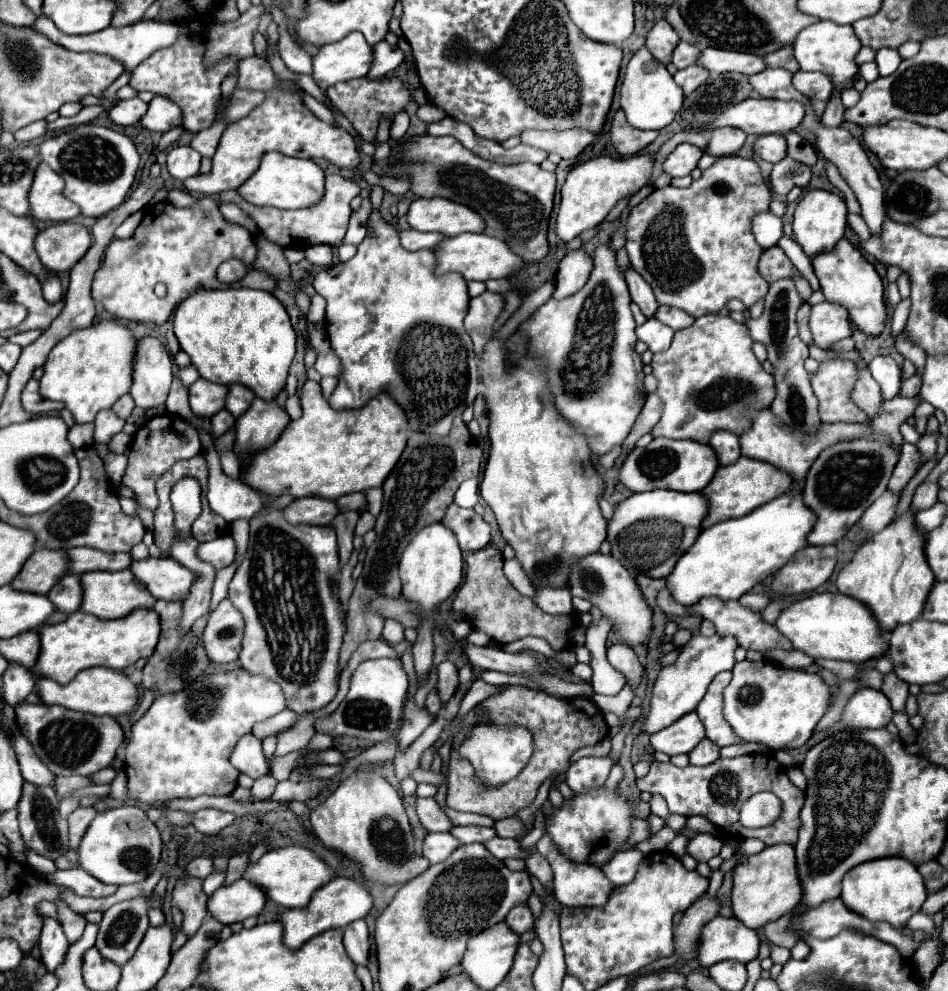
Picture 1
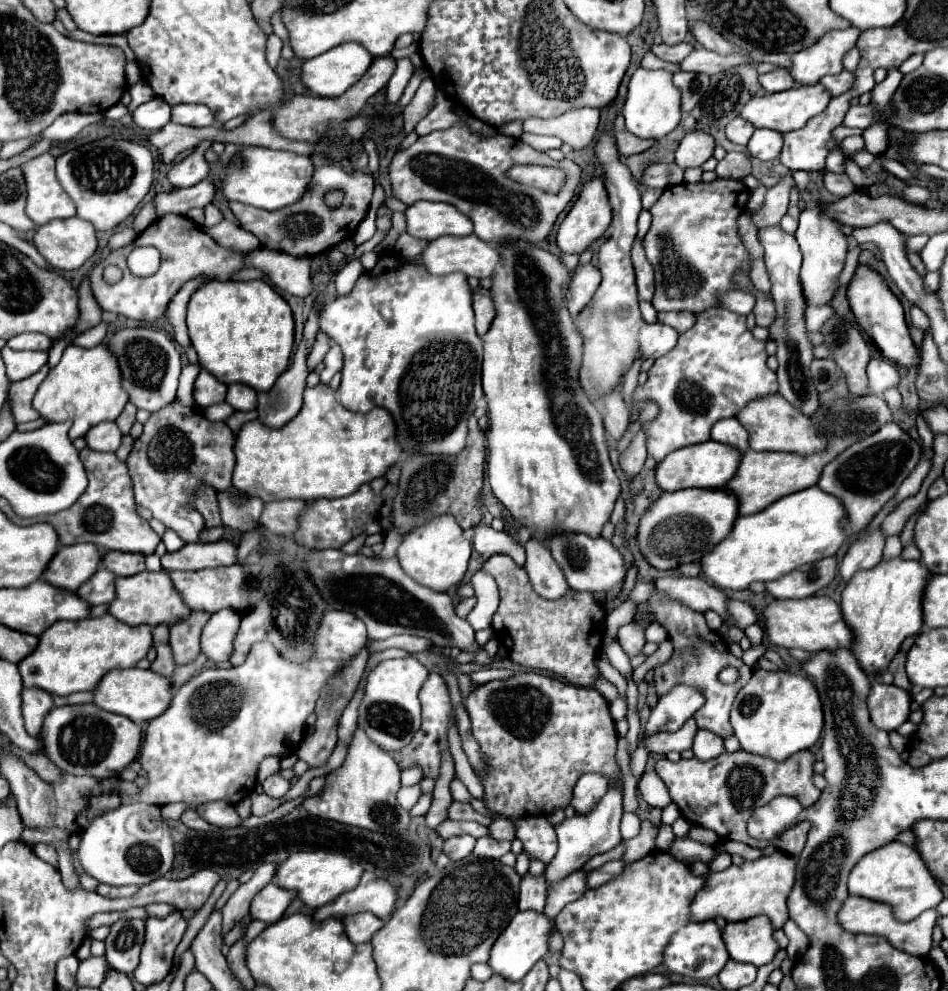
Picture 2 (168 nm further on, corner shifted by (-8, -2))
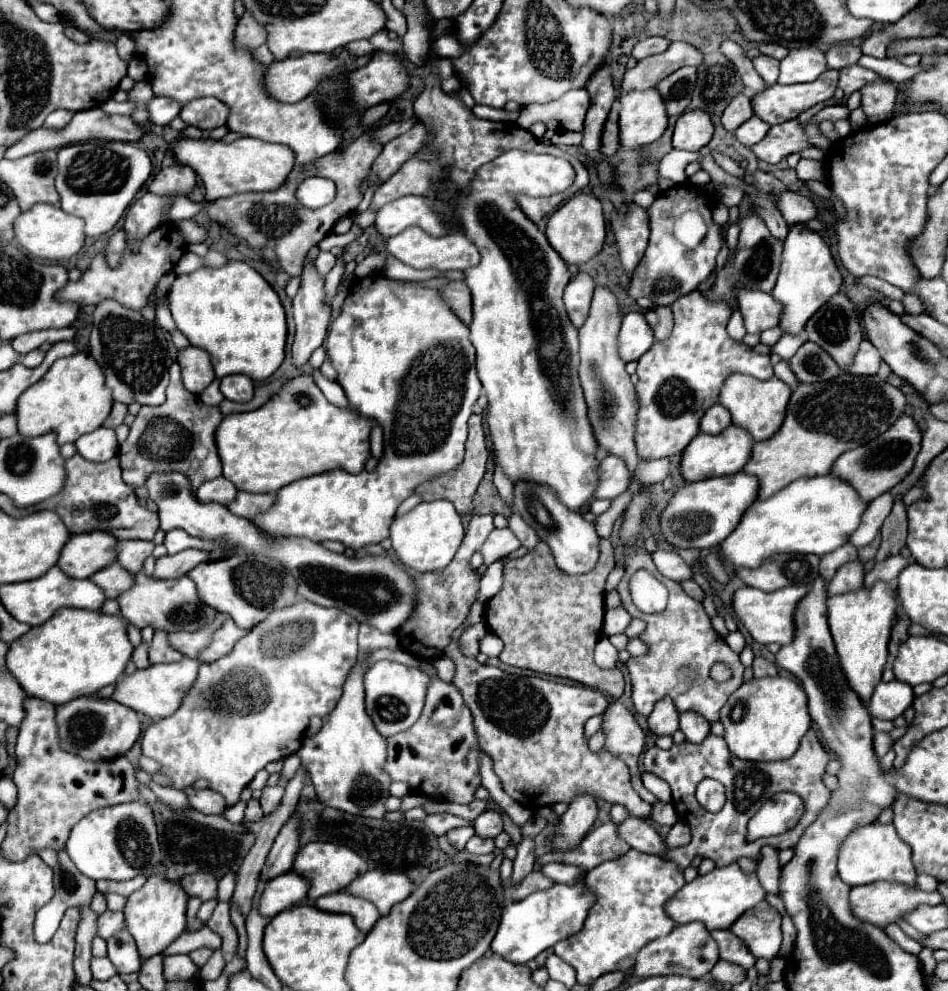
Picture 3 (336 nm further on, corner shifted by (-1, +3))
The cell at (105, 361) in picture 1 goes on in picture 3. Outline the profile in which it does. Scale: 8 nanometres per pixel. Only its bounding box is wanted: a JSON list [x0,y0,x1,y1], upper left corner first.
[18,351,112,445]

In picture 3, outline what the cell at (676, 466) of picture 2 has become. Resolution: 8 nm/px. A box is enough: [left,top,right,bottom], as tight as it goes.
[682,425,752,481]

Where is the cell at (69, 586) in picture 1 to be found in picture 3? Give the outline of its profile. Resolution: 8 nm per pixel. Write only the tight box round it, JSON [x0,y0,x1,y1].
[92,563,134,599]

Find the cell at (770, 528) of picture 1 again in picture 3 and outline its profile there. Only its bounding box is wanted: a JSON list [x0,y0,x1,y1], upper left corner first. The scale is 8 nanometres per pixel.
[720,475,868,569]

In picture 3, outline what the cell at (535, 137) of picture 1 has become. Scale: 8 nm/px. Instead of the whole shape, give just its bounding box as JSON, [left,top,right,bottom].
[516,89,588,131]

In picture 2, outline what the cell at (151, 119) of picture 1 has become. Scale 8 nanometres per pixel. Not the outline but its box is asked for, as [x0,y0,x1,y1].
[171,104,213,126]

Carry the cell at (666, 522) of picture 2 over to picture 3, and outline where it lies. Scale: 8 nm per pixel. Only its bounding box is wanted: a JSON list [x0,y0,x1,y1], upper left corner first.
[660,473,758,549]

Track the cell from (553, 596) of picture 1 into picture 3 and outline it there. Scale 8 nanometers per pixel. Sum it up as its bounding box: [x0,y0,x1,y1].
[508,513,538,549]

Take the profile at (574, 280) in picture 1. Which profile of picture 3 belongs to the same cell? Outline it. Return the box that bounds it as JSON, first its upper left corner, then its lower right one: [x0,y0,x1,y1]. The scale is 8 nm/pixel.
[564,273,594,327]

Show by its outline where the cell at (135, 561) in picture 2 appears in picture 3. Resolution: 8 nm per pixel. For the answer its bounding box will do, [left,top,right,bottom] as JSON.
[118,541,154,573]

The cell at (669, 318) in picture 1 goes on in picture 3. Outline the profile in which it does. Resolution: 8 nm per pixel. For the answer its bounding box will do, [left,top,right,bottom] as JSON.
[646,305,674,341]

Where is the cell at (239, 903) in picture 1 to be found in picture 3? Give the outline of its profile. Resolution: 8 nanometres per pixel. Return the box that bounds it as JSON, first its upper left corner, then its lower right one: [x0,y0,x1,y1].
[260,873,308,917]

